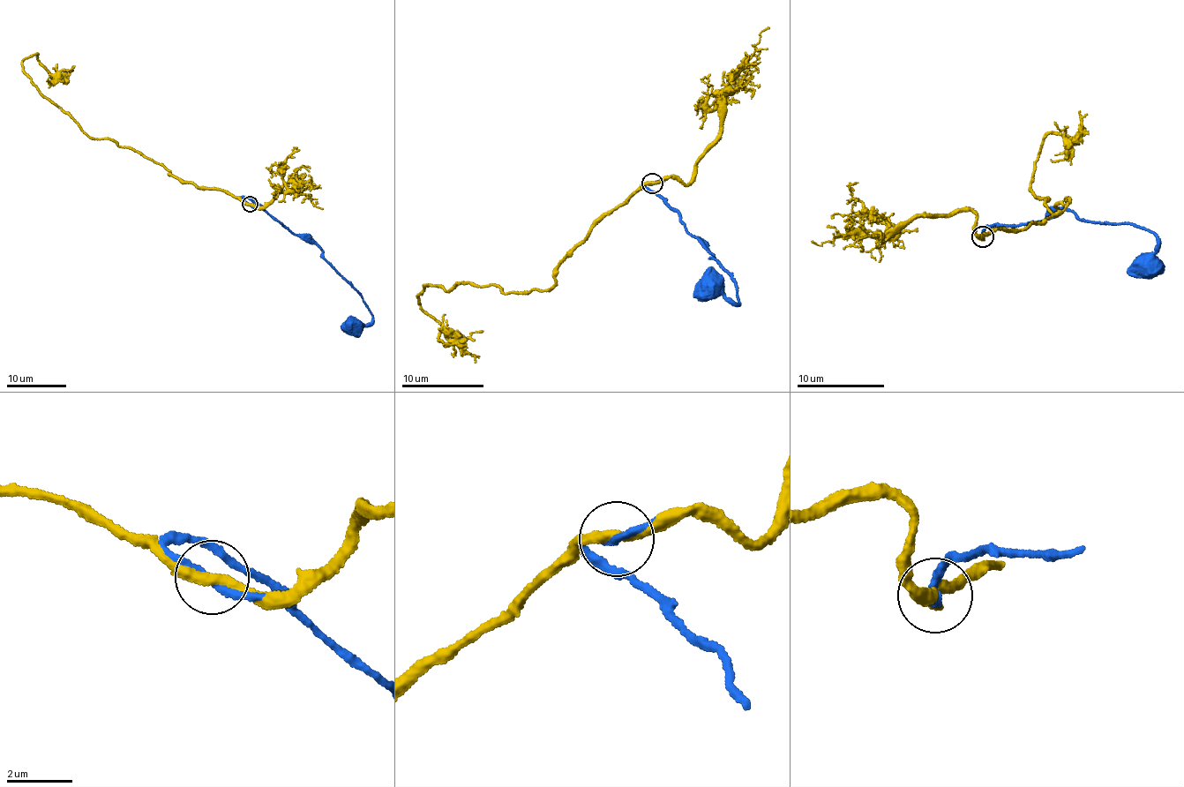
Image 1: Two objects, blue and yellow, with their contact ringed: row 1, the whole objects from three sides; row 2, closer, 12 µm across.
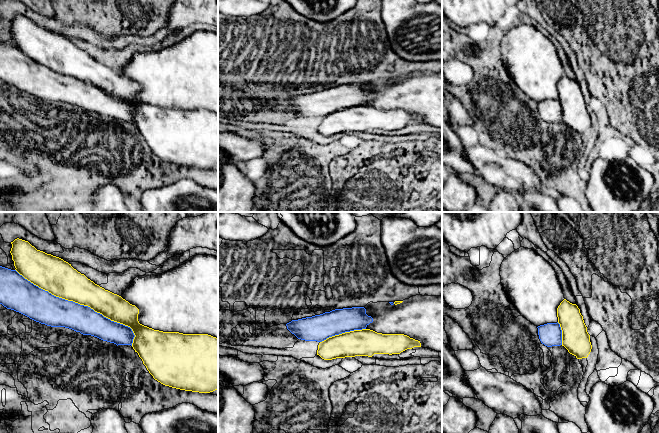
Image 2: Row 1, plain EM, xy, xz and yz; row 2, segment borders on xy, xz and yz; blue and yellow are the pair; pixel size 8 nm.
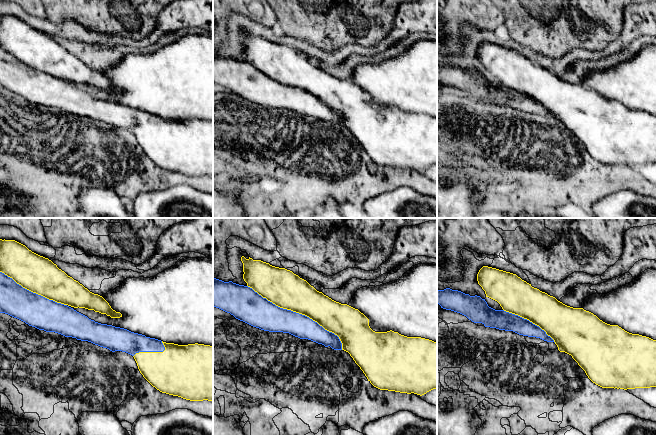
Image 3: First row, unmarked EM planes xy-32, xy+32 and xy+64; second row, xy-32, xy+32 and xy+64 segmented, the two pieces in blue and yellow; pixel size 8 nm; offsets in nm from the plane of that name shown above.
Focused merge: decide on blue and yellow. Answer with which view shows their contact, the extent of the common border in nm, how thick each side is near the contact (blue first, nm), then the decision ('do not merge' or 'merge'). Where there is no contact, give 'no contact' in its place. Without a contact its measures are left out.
xy | 1100 nm | 240/260 nm | merge

